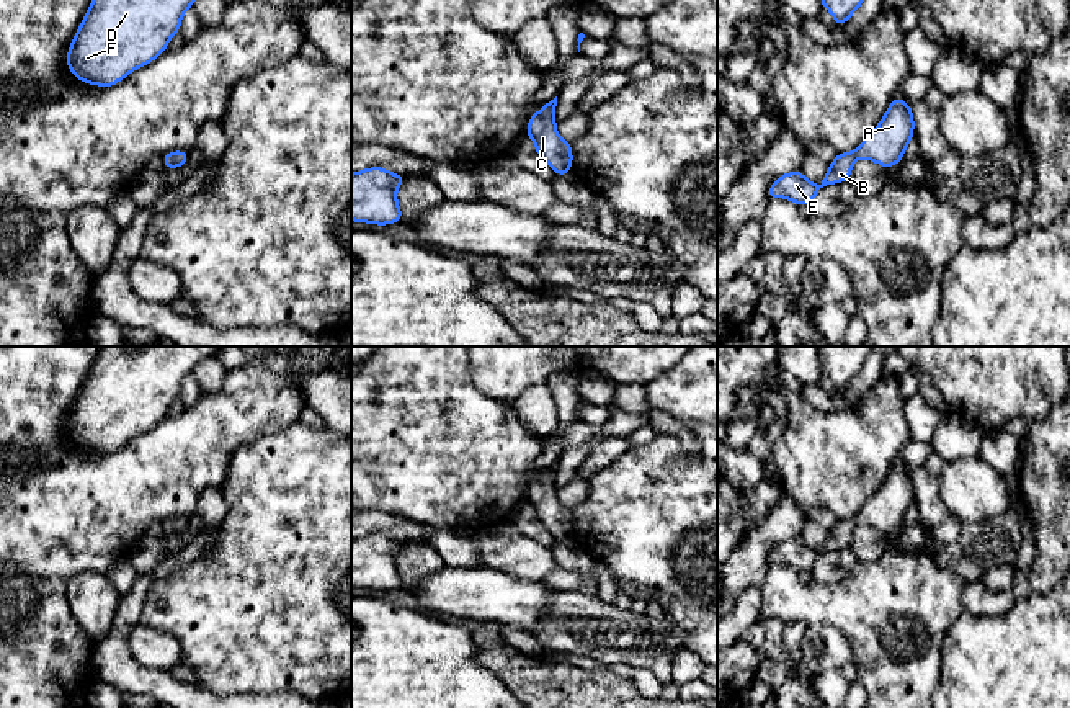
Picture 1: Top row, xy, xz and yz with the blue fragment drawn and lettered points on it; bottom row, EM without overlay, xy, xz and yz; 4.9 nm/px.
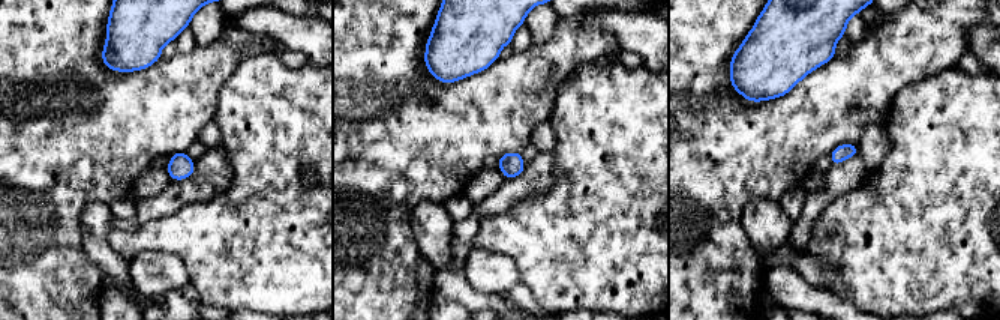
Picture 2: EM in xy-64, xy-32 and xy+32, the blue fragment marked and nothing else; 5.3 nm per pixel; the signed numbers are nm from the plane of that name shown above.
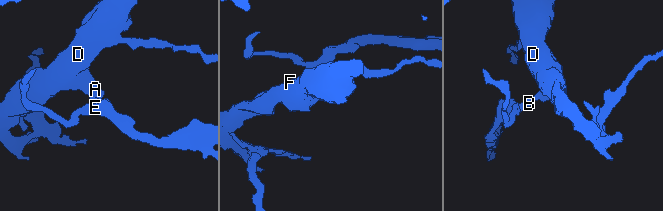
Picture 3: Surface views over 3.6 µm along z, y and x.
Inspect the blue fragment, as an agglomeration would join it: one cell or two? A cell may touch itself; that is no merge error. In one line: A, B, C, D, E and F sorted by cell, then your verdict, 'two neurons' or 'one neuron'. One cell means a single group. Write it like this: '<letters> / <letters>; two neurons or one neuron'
A B C D E F; one neuron

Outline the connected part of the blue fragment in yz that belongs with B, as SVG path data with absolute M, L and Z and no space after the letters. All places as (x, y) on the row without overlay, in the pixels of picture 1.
M894 463L879 491L851 518L838 518L828 530L827 541L820 551L809 548L802 536L781 541L768 558L768 566L786 564L797 572L810 571L818 556L827 551L849 546L853 531L858 525L867 525L890 535L902 528L907 512L913 505L913 477L902 464Z

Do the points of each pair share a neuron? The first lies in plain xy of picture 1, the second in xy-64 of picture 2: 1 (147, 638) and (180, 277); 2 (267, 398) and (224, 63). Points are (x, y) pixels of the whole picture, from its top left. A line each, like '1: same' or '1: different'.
1: same
2: same

